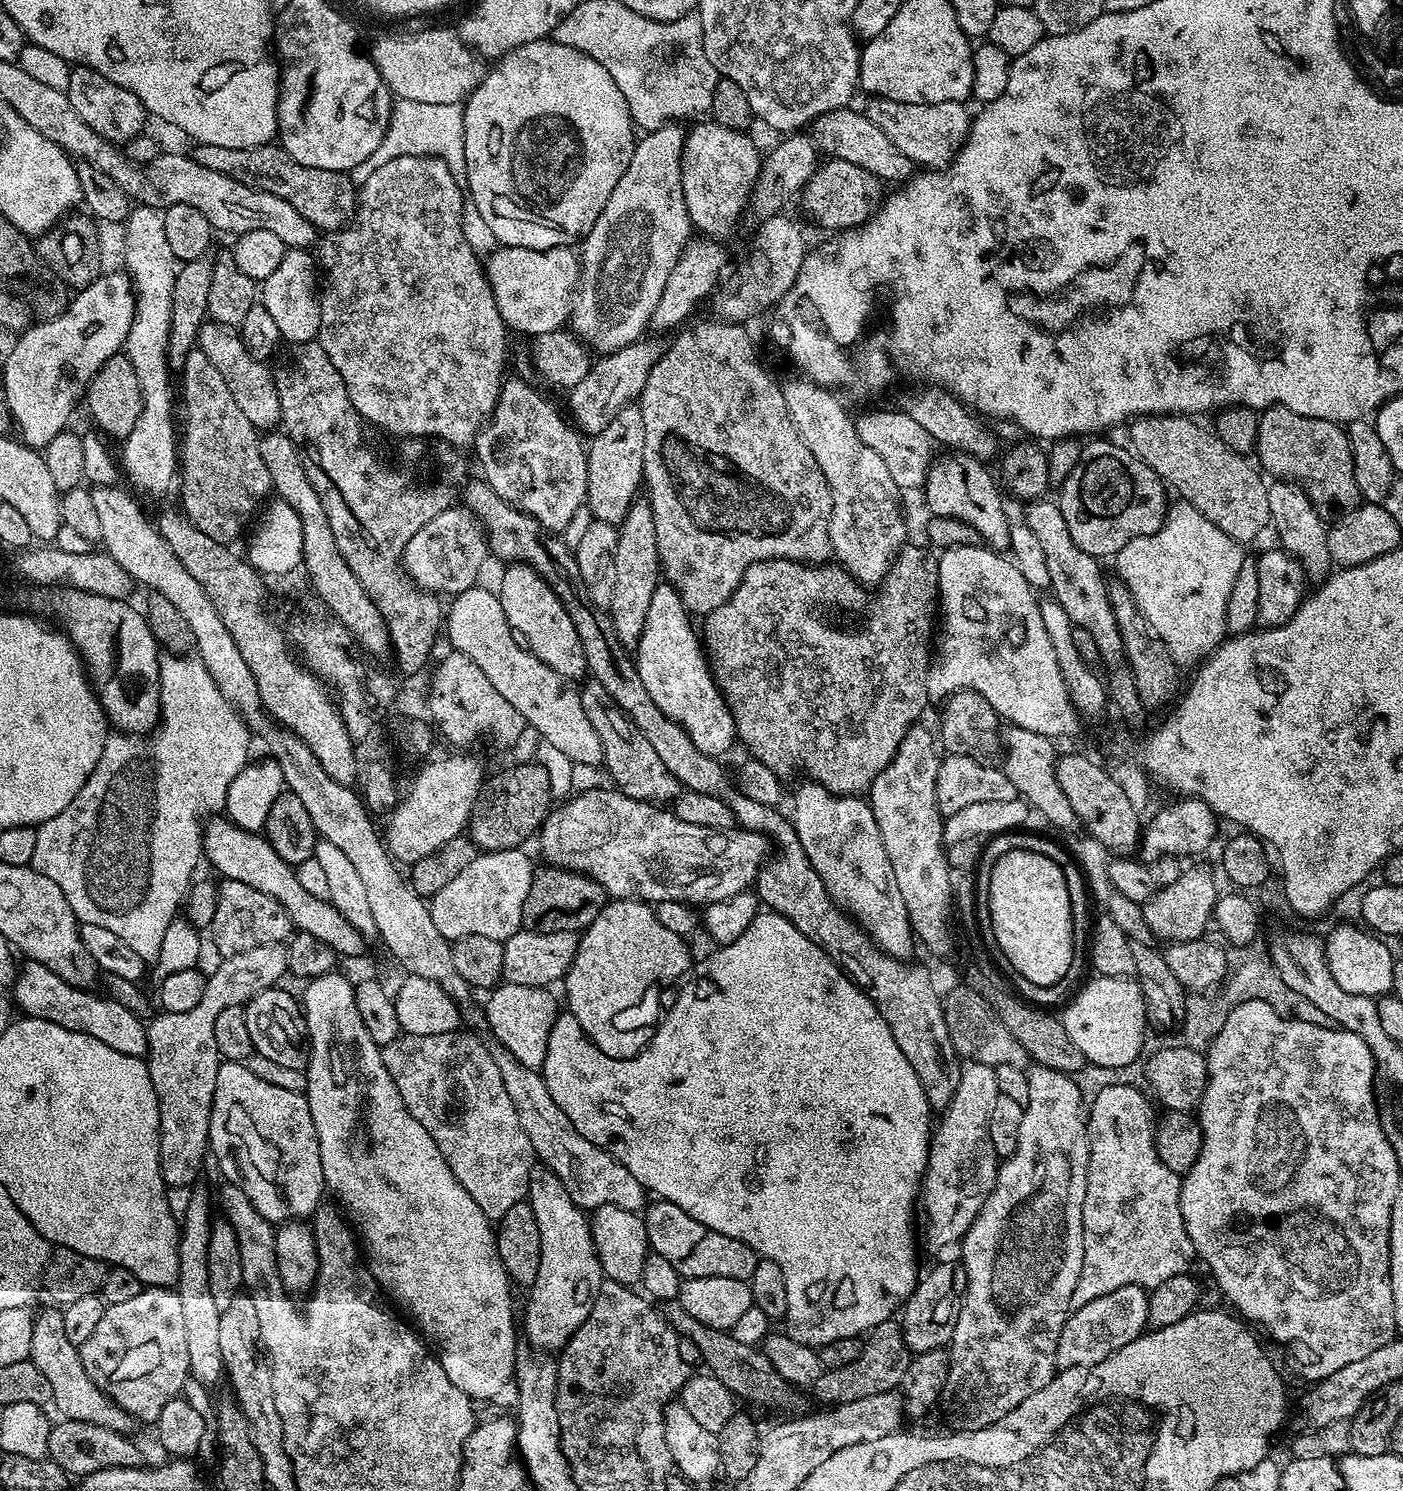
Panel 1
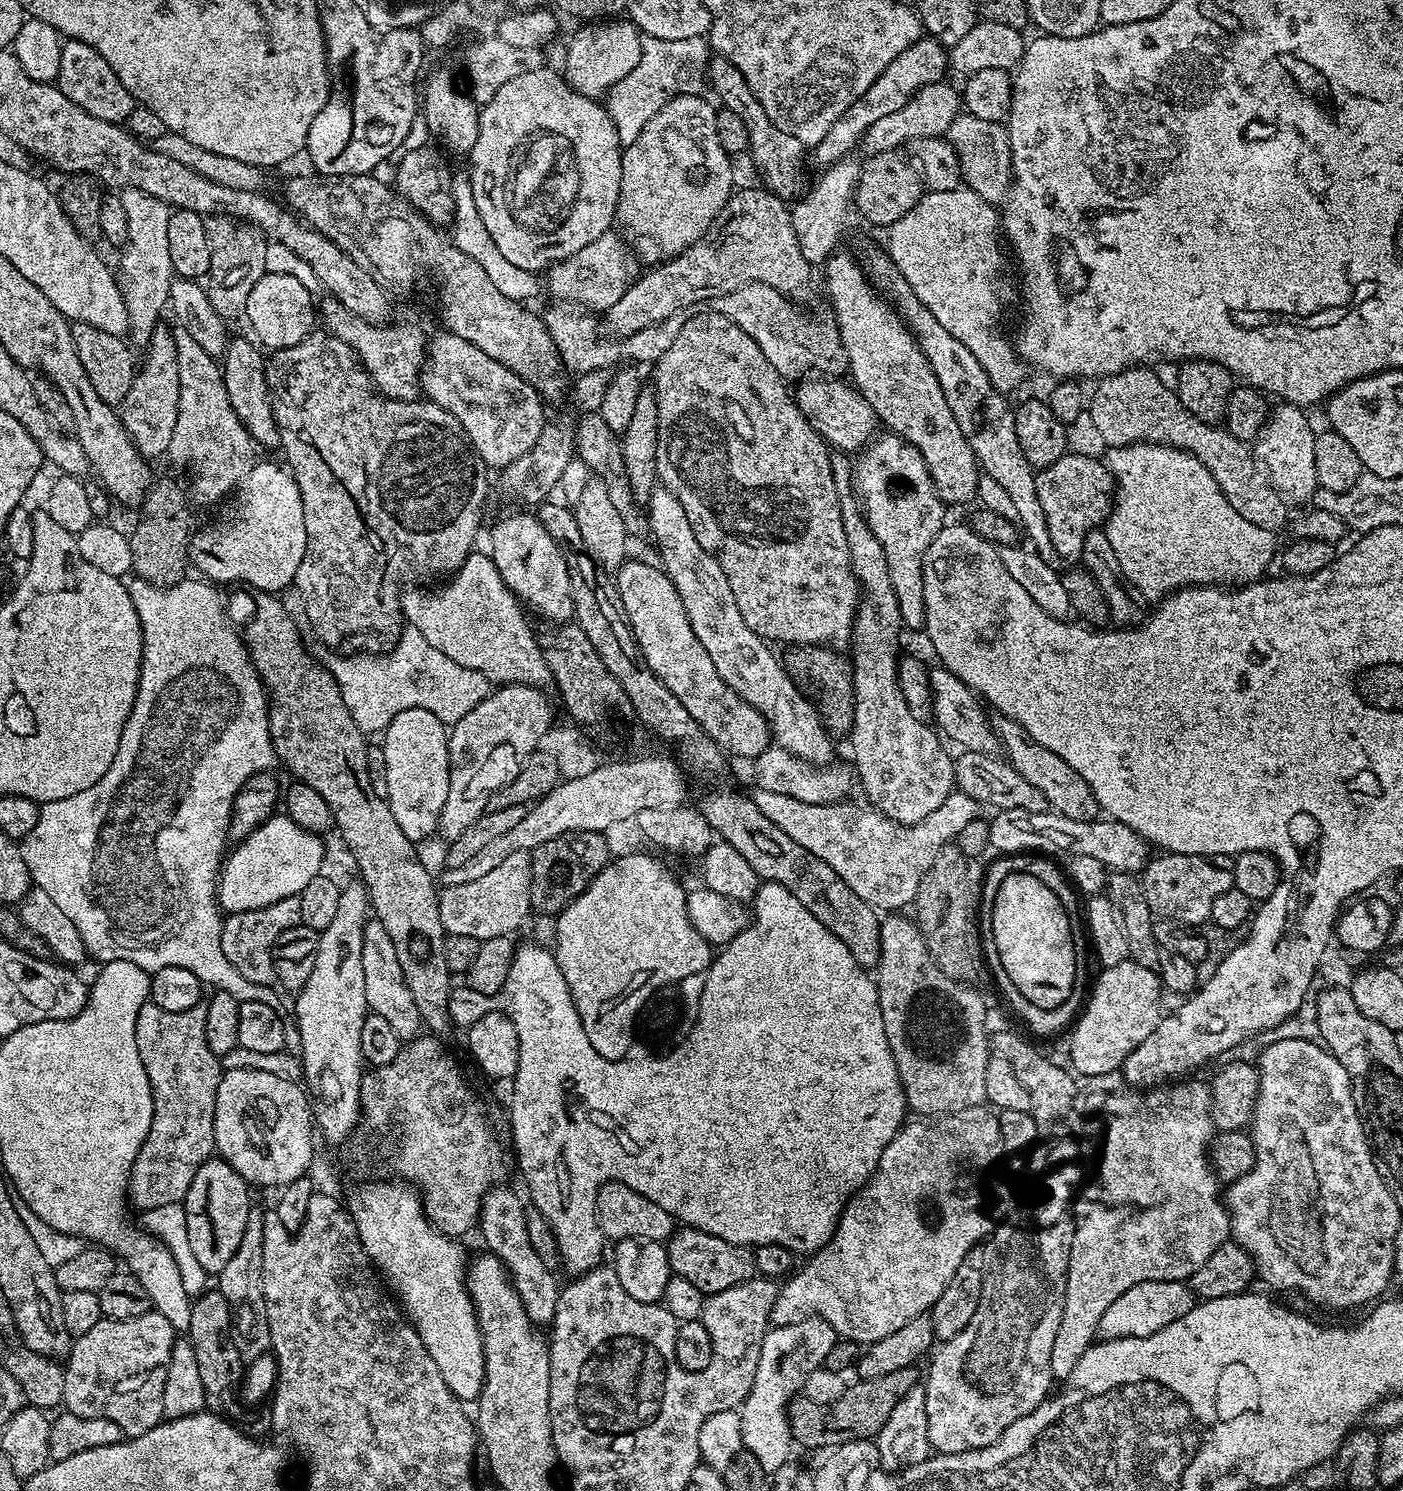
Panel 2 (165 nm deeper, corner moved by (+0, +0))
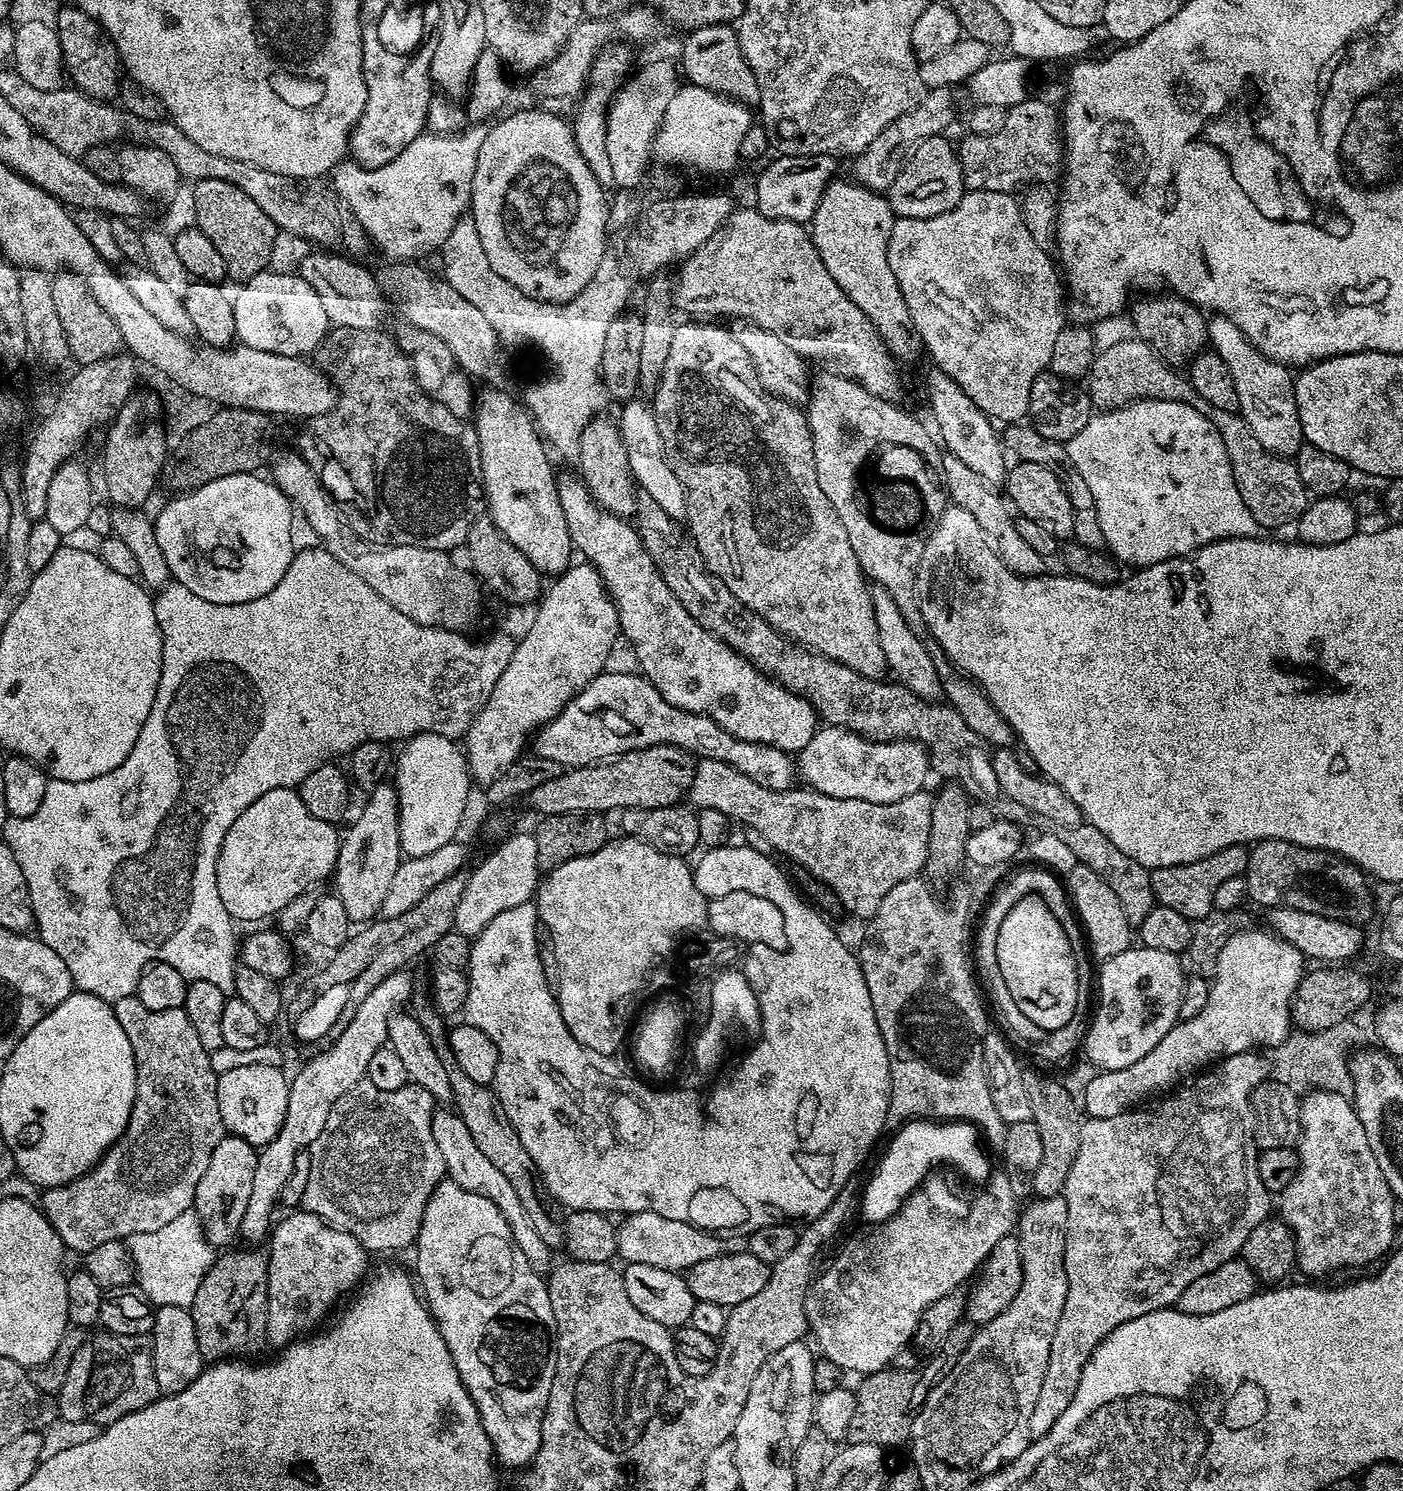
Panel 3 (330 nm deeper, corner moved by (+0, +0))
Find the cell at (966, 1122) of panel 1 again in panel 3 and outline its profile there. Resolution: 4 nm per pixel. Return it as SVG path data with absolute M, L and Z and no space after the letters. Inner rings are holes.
M1003 1170L993 1171L979 1190L981 1192L970 1203L962 1203L946 1179L932 1174L901 1204L896 1219L888 1227L880 1228L862 1242L852 1243L828 1272L826 1282L818 1286L818 1294L813 1295L809 1305L812 1322L808 1327L824 1351L821 1352L823 1359L834 1362L834 1366L845 1373L880 1372L913 1343L926 1306L957 1291L963 1280L971 1281L977 1275L994 1246L998 1246L1002 1238L1013 1235L1018 1224L1018 1198Z

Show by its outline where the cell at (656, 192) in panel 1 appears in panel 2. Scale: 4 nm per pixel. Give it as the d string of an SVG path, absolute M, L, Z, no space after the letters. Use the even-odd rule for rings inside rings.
M699 95L676 96L674 99L668 100L666 106L662 106L662 110L658 110L658 114L654 114L654 118L650 118L650 122L646 122L642 134L638 134L638 138L634 143L627 145L623 149L624 165L622 166L622 182L620 183L620 197L616 207L615 223L624 227L622 239L625 245L634 253L635 259L637 256L638 259L645 260L645 265L655 266L663 264L664 261L677 256L679 252L687 250L694 242L698 242L698 238L702 238L702 234L706 234L706 230L712 224L713 218L724 209L726 202L734 191L734 185L732 185L732 164L734 164L734 160L726 150L722 150L722 146L718 142L718 134L716 133L717 109L715 107L711 108L704 99L703 95ZM695 168L697 172L696 184L692 181L692 171Z

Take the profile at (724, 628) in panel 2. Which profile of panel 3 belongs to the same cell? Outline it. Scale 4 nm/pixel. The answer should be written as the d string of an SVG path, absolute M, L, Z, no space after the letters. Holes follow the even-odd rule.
M633 398L623 405L624 408L618 415L618 427L620 437L626 446L626 458L630 458L630 470L636 480L636 487L641 492L650 494L666 514L676 521L684 522L688 519L688 503L686 502L686 490L682 482L674 474L670 466L667 454L664 453L662 434L658 430L656 414L652 411L652 405L647 399Z

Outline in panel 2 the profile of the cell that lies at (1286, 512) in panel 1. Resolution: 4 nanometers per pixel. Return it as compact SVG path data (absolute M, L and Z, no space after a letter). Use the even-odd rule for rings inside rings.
M1280 402L1271 409L1254 444L1254 455L1268 480L1285 501L1308 504L1318 487L1318 470L1314 470L1314 442L1317 429L1299 404Z

